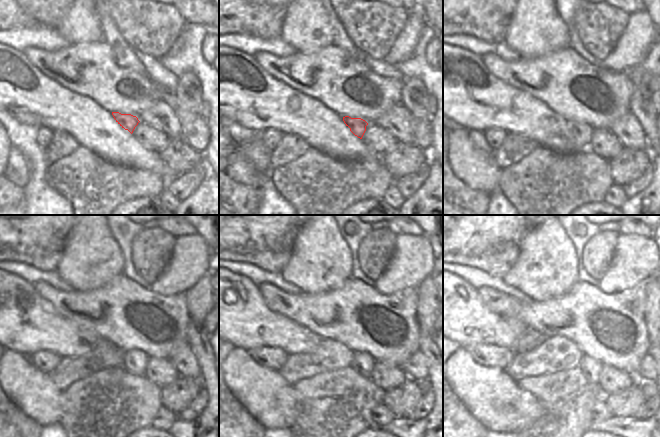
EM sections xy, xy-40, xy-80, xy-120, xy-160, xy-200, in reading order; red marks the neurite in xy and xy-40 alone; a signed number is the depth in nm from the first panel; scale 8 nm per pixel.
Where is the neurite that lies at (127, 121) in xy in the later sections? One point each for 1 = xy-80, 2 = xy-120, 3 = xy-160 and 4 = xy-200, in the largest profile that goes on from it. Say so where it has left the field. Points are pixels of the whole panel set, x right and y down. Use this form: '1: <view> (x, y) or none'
1: xy-80 (582, 133)
2: xy-120 (135, 361)
3: xy-160 (362, 362)
4: xy-200 (590, 367)

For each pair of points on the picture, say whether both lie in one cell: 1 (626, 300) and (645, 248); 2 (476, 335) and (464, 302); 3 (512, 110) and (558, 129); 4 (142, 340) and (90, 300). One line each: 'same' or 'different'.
1: different
2: same
3: same
4: same

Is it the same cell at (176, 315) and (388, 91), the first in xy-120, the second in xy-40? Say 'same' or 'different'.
same

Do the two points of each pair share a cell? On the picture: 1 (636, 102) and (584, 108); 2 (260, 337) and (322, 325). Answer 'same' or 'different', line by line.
1: different
2: different

